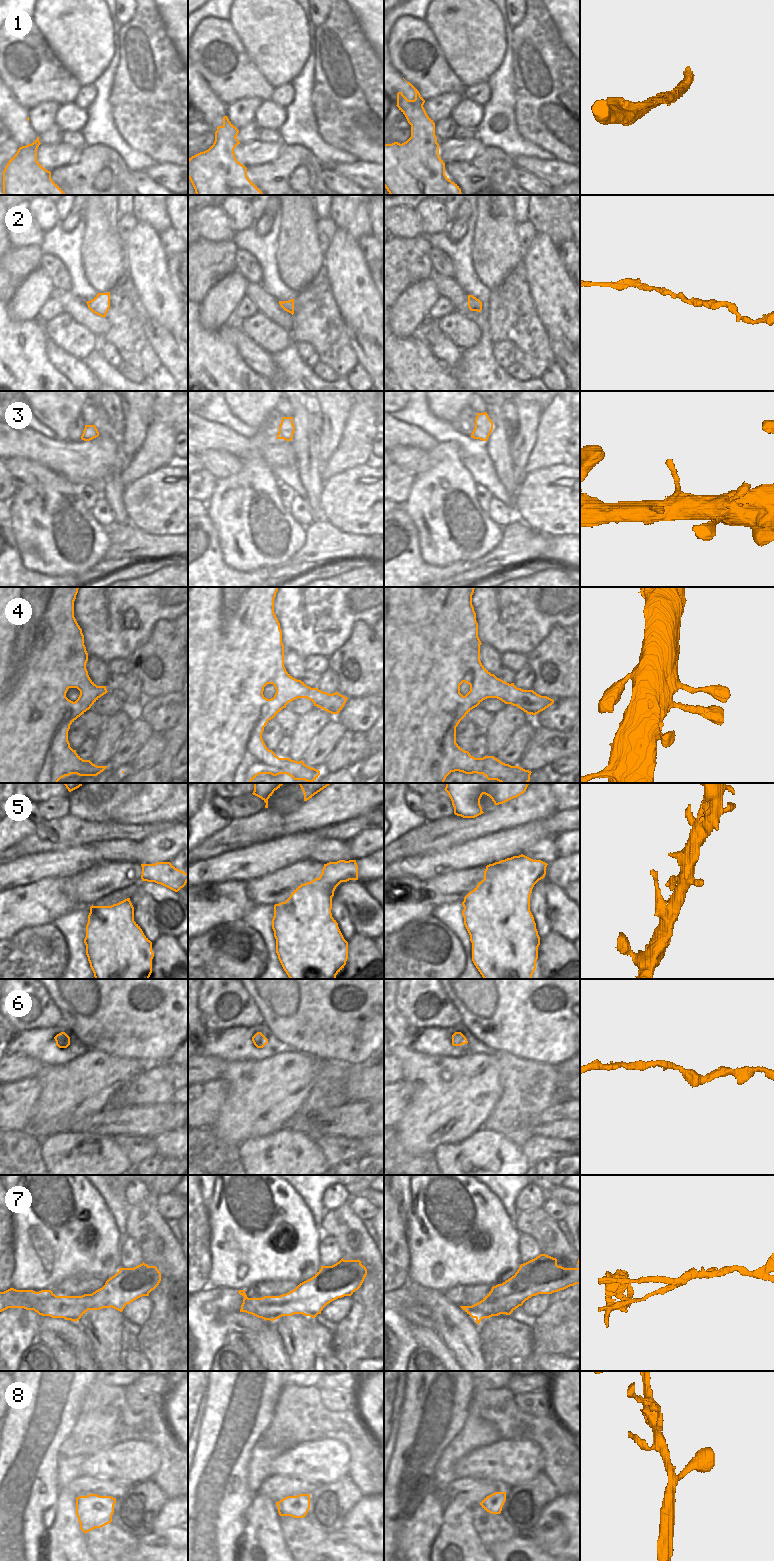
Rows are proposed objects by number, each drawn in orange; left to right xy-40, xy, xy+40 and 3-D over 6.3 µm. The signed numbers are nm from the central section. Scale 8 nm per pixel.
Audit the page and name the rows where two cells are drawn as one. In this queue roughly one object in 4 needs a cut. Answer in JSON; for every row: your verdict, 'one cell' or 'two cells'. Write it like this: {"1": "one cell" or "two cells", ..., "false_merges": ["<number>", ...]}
{"1": "two cells", "2": "one cell", "3": "one cell", "4": "one cell", "5": "one cell", "6": "one cell", "7": "two cells", "8": "one cell", "false_merges": ["1", "7"]}

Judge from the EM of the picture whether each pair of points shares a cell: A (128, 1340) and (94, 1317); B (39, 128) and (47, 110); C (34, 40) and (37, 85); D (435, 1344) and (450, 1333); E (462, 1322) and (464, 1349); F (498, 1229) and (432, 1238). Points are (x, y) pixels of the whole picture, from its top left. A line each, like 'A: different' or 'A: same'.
A: different
B: same
C: same
D: different
E: same
F: same

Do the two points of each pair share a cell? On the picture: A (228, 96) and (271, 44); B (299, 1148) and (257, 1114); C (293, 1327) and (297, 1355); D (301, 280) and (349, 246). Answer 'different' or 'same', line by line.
A: different
B: different
C: same
D: different

